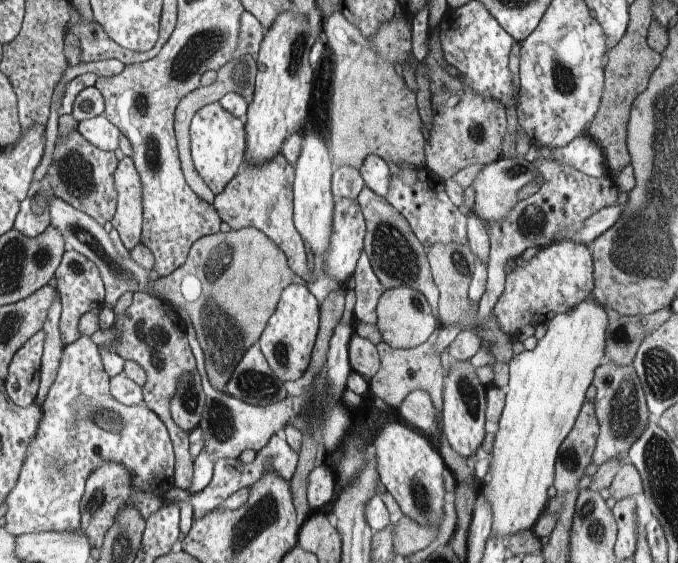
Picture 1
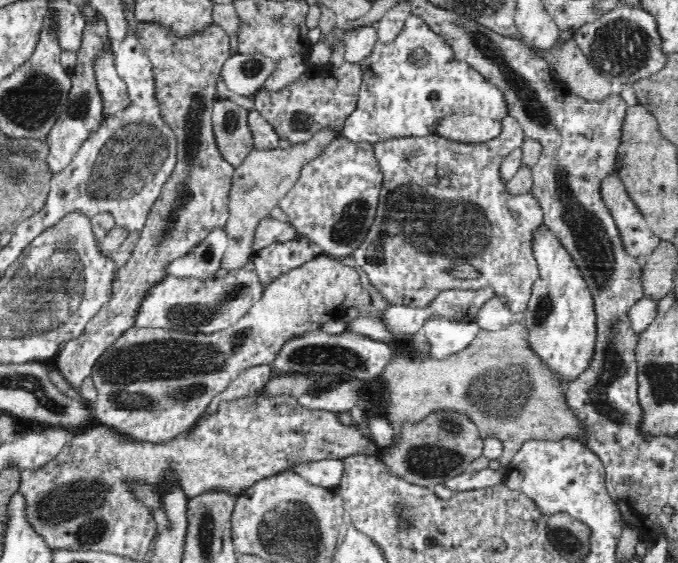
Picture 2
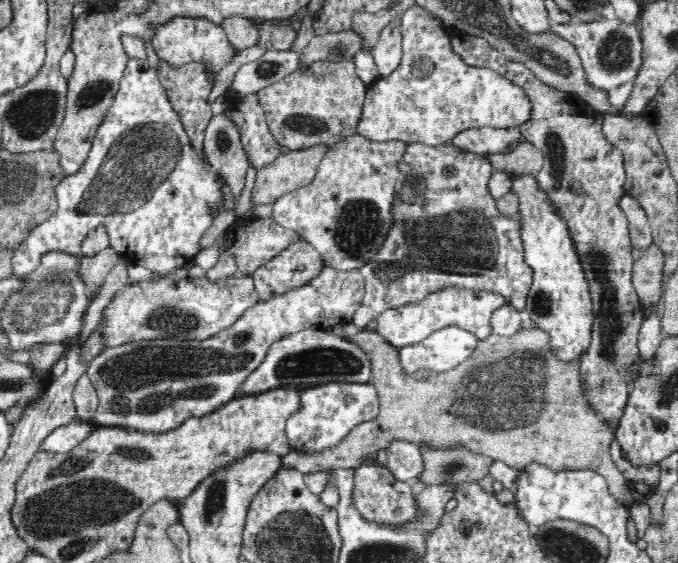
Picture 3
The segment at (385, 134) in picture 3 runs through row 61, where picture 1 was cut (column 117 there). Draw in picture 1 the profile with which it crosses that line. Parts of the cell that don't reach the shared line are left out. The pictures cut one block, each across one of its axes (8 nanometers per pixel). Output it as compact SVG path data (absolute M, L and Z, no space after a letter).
M81 336L74 343L64 347L56 382L50 388L42 406L43 420L40 423L36 444L32 444L32 456L28 456L28 468L20 476L20 488L8 495L9 505L5 515L5 528L13 536L32 532L82 532L82 500L86 494L88 479L92 472L104 462L116 462L118 466L130 470L132 488L138 495L164 494L175 486L175 450L167 425L148 408L146 403L128 407L111 394L111 377L103 366L98 345L90 336Z

